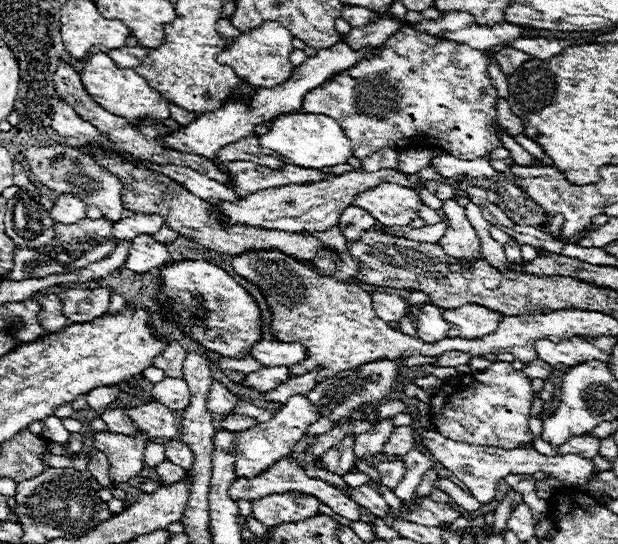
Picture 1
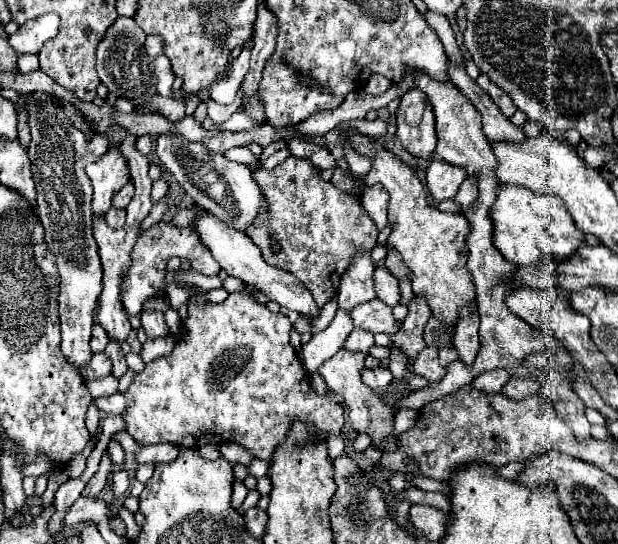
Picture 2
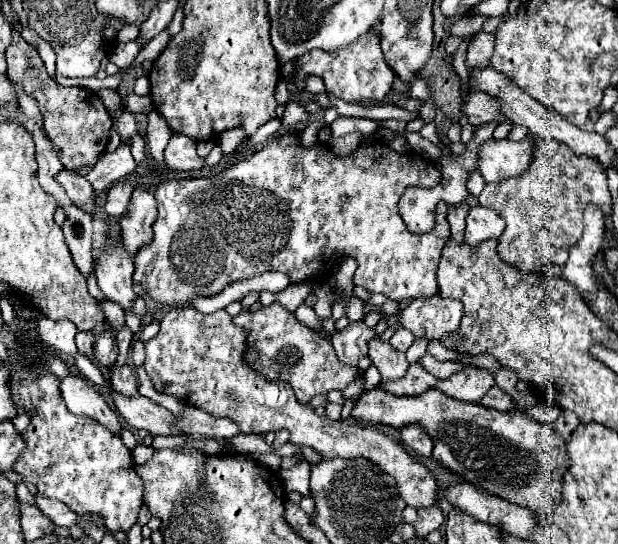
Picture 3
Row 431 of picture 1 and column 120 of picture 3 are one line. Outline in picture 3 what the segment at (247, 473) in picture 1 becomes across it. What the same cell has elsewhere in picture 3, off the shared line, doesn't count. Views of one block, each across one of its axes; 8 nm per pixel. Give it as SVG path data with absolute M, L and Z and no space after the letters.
M114 224L110 232L110 242L98 256L98 266L96 266L98 286L102 294L108 300L120 304L124 312L142 318L146 314L146 302L144 298L136 296L136 292L132 290L134 262L122 244L112 242L116 234L118 234L118 228Z

